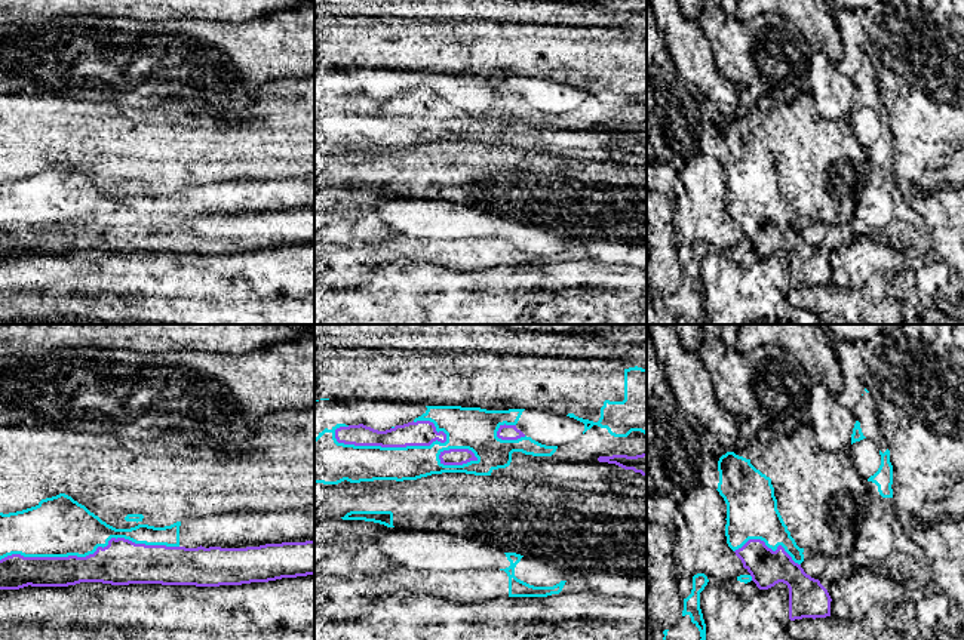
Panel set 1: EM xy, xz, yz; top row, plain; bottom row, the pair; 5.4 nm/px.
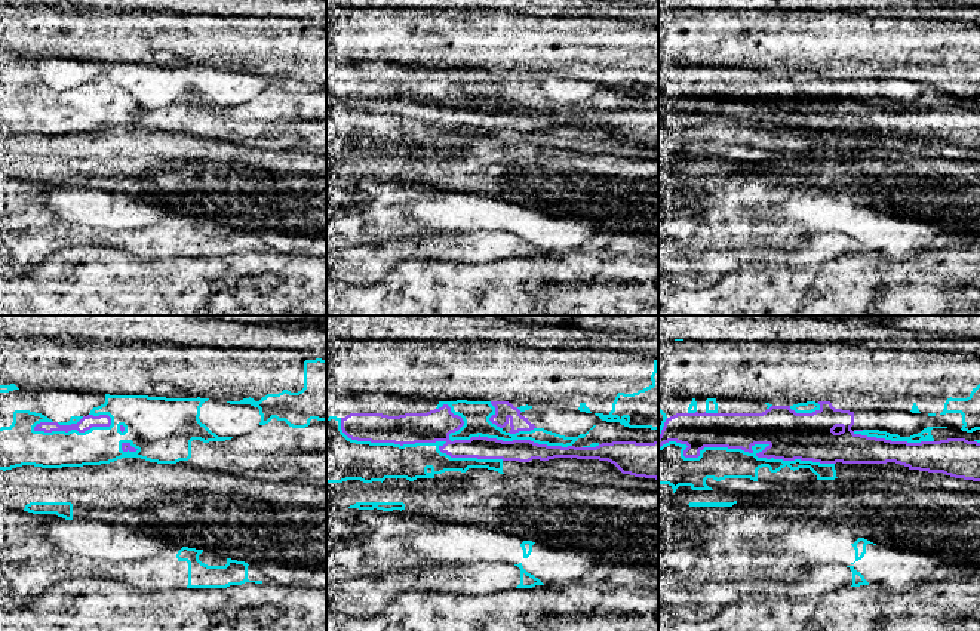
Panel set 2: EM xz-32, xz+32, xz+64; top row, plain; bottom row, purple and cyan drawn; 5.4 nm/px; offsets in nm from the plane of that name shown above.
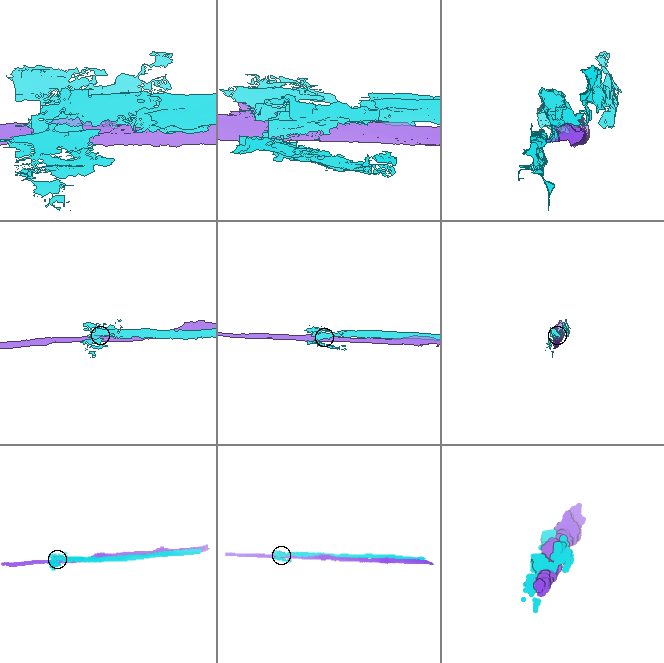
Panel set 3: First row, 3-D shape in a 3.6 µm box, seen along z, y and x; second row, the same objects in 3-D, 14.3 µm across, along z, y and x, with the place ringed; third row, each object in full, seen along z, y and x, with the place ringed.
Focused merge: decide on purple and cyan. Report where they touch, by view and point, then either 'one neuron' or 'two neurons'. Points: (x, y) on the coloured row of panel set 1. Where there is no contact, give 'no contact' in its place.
contact xy (89, 554); two neurons

